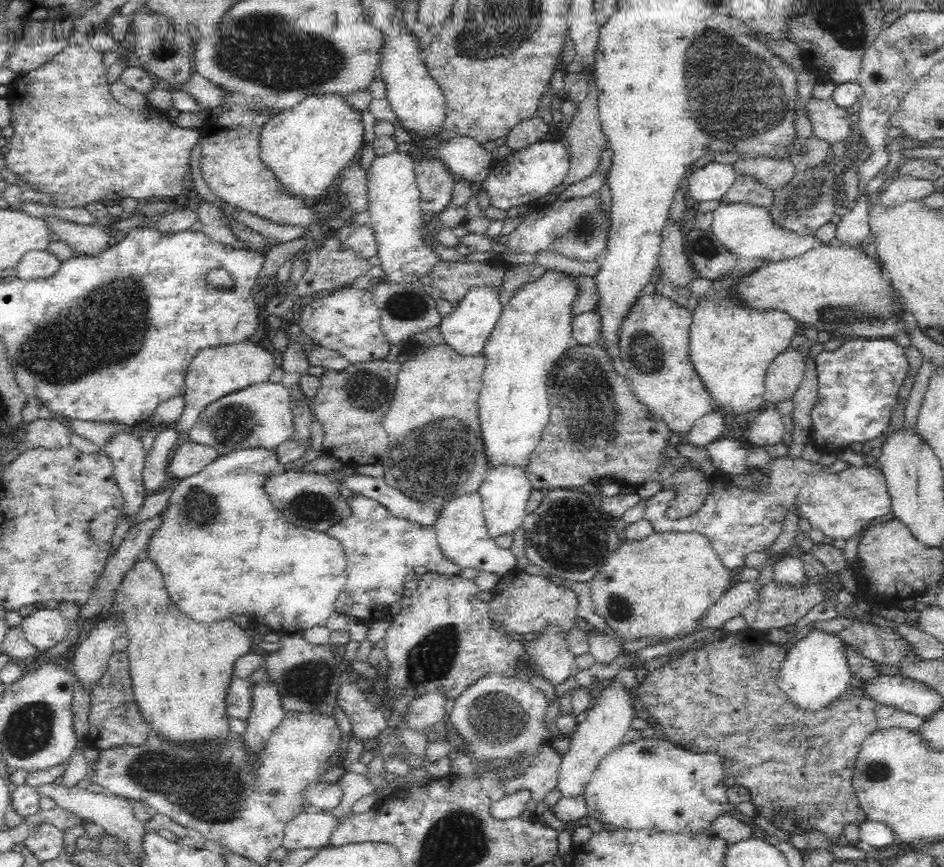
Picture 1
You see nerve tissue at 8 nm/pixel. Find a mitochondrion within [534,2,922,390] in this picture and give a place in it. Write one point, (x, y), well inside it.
(751, 100)

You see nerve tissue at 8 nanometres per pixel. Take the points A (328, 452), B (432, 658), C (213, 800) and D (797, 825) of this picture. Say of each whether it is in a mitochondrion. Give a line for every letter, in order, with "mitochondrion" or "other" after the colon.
A: other
B: mitochondrion
C: mitochondrion
D: other

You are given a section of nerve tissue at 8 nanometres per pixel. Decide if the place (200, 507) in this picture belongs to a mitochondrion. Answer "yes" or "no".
yes

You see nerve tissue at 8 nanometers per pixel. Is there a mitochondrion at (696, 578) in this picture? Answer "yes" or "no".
no

